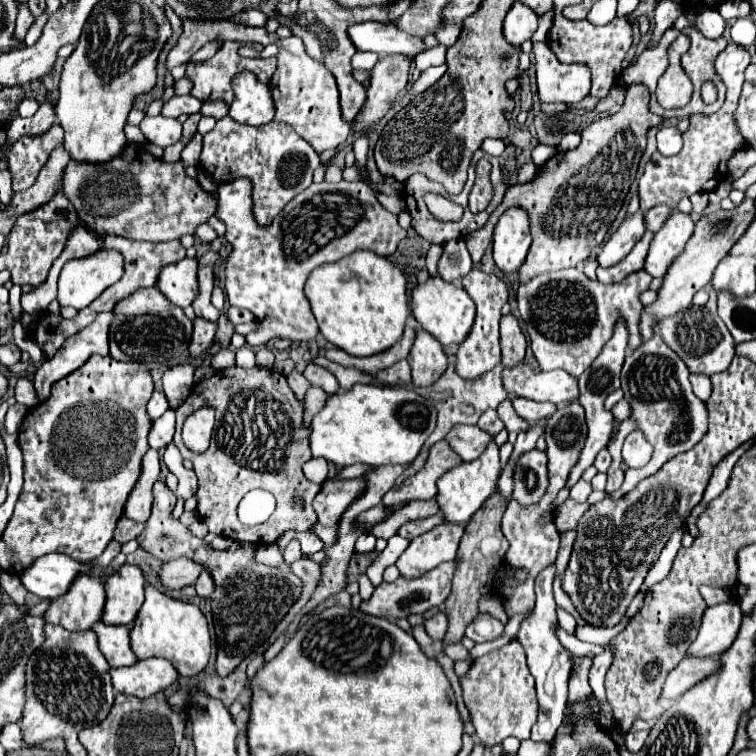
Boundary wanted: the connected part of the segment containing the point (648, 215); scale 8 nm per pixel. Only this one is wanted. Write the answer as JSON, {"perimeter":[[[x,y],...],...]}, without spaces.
{"perimeter":[[[655,206],[651,210],[645,212],[645,222],[647,222],[647,230],[651,232],[659,232],[659,228],[663,226],[663,222],[669,220],[673,208],[671,206]]]}

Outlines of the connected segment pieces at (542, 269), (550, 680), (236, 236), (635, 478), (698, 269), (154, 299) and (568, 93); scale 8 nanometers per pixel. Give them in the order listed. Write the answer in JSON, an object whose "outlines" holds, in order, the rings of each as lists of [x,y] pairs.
{"outlines":[[[[631,86],[619,112],[603,116],[591,122],[581,132],[581,144],[575,150],[557,152],[549,158],[531,182],[515,184],[505,192],[503,202],[489,216],[487,224],[465,238],[473,264],[481,260],[491,244],[493,228],[499,216],[513,206],[527,210],[533,244],[519,268],[519,280],[531,280],[533,276],[571,268],[581,264],[589,254],[601,246],[607,230],[611,228],[631,182],[637,174],[639,158],[647,144],[647,130],[661,124],[663,118],[649,110],[649,94],[643,86]]],[[[555,564],[547,566],[535,578],[535,598],[537,598],[535,612],[521,624],[519,634],[517,634],[521,646],[525,648],[527,664],[537,684],[539,720],[531,730],[531,740],[541,740],[545,744],[553,744],[555,732],[563,722],[565,700],[567,700],[567,680],[569,680],[569,670],[571,670],[571,654],[559,644],[555,636],[557,614],[555,614],[555,598],[553,598],[553,578],[555,578]]],[[[239,178],[221,184],[217,192],[219,204],[215,216],[225,224],[225,240],[233,246],[225,270],[227,298],[231,306],[251,310],[259,322],[259,330],[245,338],[251,348],[267,344],[271,338],[291,338],[295,342],[315,340],[319,328],[303,290],[309,274],[317,266],[337,262],[357,250],[391,256],[407,236],[397,222],[397,214],[391,214],[379,204],[377,190],[365,180],[311,184],[267,228],[257,226],[251,214],[251,182]]],[[[659,332],[647,344],[625,356],[621,388],[625,392],[625,400],[631,402],[631,416],[637,420],[637,428],[647,434],[647,440],[653,444],[655,452],[643,468],[630,468],[625,472],[621,488],[613,492],[613,500],[619,500],[623,494],[631,492],[639,480],[655,474],[669,458],[691,450],[707,434],[707,408],[691,390],[685,362],[663,342]]],[[[745,198],[743,204],[733,210],[717,210],[717,212],[701,216],[701,220],[695,224],[695,232],[693,232],[691,240],[687,242],[683,254],[671,264],[669,272],[665,274],[663,286],[659,290],[659,300],[655,304],[647,306],[643,312],[643,324],[641,324],[643,342],[647,342],[653,336],[655,320],[663,320],[663,318],[687,308],[691,304],[695,292],[699,292],[701,288],[705,288],[711,282],[717,264],[729,254],[731,246],[743,236],[743,232],[749,228],[753,218],[755,218],[755,200],[753,198]]],[[[159,288],[139,290],[139,294],[133,294],[131,298],[125,298],[119,306],[115,306],[115,322],[111,324],[109,334],[111,356],[115,360],[141,364],[185,364],[191,334],[191,320],[179,306],[171,304]]],[[[537,42],[533,52],[537,60],[537,88],[541,102],[575,104],[589,94],[591,74],[587,66],[561,64],[545,42]]]]}

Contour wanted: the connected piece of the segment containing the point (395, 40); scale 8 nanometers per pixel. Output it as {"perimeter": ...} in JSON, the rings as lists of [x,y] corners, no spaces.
{"perimeter":[[[363,22],[355,24],[349,30],[349,38],[353,40],[357,50],[363,52],[375,52],[375,54],[407,54],[407,56],[417,56],[425,52],[423,38],[411,36],[407,32],[397,30],[393,24],[383,24],[383,22]]]}

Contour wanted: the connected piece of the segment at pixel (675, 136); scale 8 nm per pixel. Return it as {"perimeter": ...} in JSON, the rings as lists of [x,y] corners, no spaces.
{"perimeter":[[[665,124],[659,128],[657,132],[657,146],[659,152],[663,156],[675,156],[681,152],[683,148],[683,140],[681,140],[681,132],[675,124]]]}

